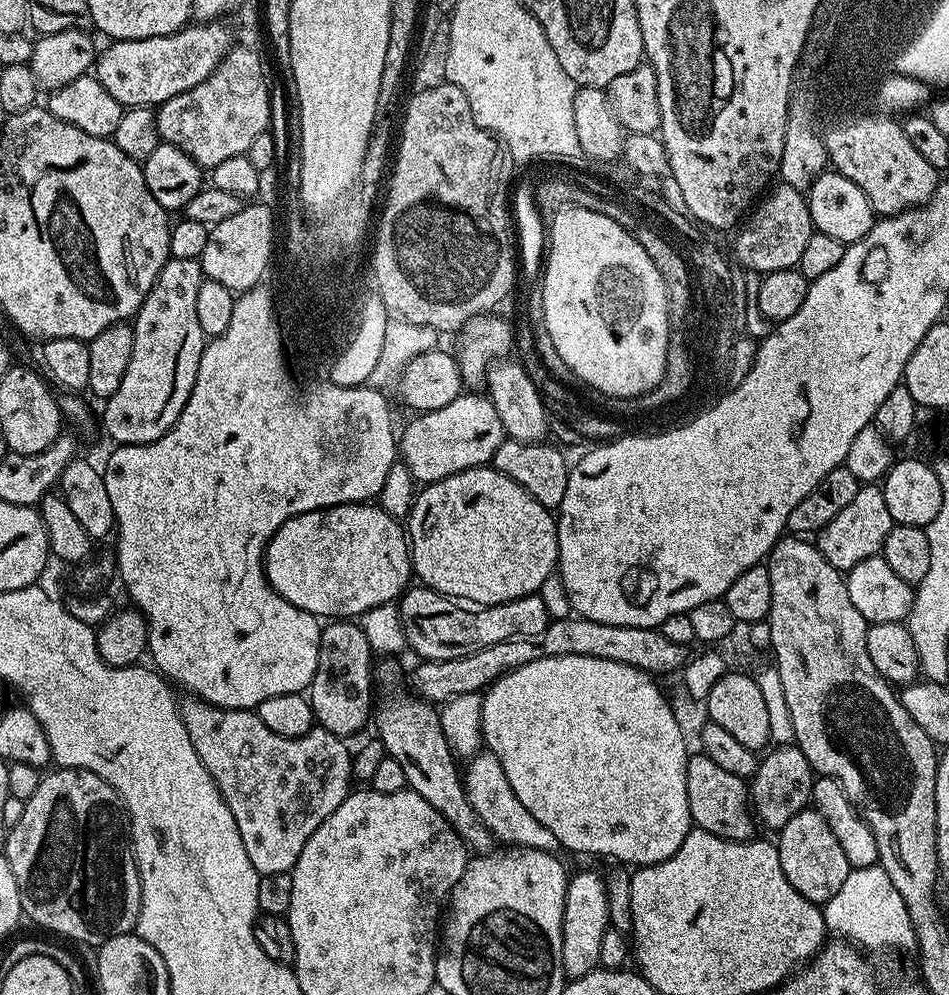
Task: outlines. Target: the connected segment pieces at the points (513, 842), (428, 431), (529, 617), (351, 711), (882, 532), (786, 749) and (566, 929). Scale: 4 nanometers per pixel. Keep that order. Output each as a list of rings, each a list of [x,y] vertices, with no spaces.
[[[481,750],[467,761],[468,765],[463,765],[462,779],[464,782],[464,793],[478,818],[490,830],[490,834],[497,841],[501,840],[501,845],[514,848],[529,848],[530,850],[540,850],[542,852],[555,853],[560,848],[558,838],[518,802],[518,794],[514,794],[514,789],[510,787],[510,782],[506,778],[506,770],[502,770],[502,762],[487,750]]]
[[[462,394],[450,402],[450,406],[442,406],[442,410],[430,410],[411,417],[413,420],[405,426],[404,432],[398,436],[398,456],[402,463],[408,467],[413,481],[421,485],[433,484],[447,476],[453,476],[459,472],[465,472],[467,468],[483,468],[491,465],[494,458],[494,450],[502,446],[506,438],[502,420],[499,418],[498,411],[494,408],[489,397],[468,396]]]
[[[409,587],[399,597],[398,607],[404,643],[420,655],[421,661],[462,658],[510,638],[542,634],[549,622],[548,611],[538,594],[523,596],[505,604],[479,604],[466,598],[453,600],[451,596],[444,596],[432,588],[415,587]]]
[[[337,619],[335,622],[328,622],[321,627],[320,630],[320,649],[318,650],[318,670],[314,670],[314,678],[310,685],[310,699],[312,701],[312,709],[316,715],[316,724],[321,728],[325,728],[330,734],[339,736],[341,738],[349,738],[355,732],[360,732],[364,728],[364,723],[369,723],[370,717],[374,712],[374,700],[372,704],[372,684],[374,685],[374,660],[372,664],[372,659],[374,659],[374,653],[370,642],[366,642],[366,634],[362,634],[359,623],[349,622],[347,619]]]
[[[865,483],[854,494],[854,499],[844,507],[834,522],[830,522],[815,537],[814,543],[820,549],[822,558],[830,562],[830,566],[847,570],[858,566],[858,562],[866,562],[866,558],[881,555],[886,534],[890,534],[893,523],[890,518],[890,509],[886,507],[883,487],[875,483]]]
[[[795,743],[781,744],[765,751],[756,765],[755,776],[750,780],[750,803],[755,819],[763,827],[765,824],[773,830],[782,829],[790,818],[809,807],[813,779],[814,773],[810,762]]]
[[[580,872],[571,877],[566,890],[566,906],[562,914],[562,966],[564,975],[568,978],[585,976],[597,971],[600,959],[599,952],[602,950],[602,936],[610,927],[608,919],[608,885],[603,875],[596,872]]]

